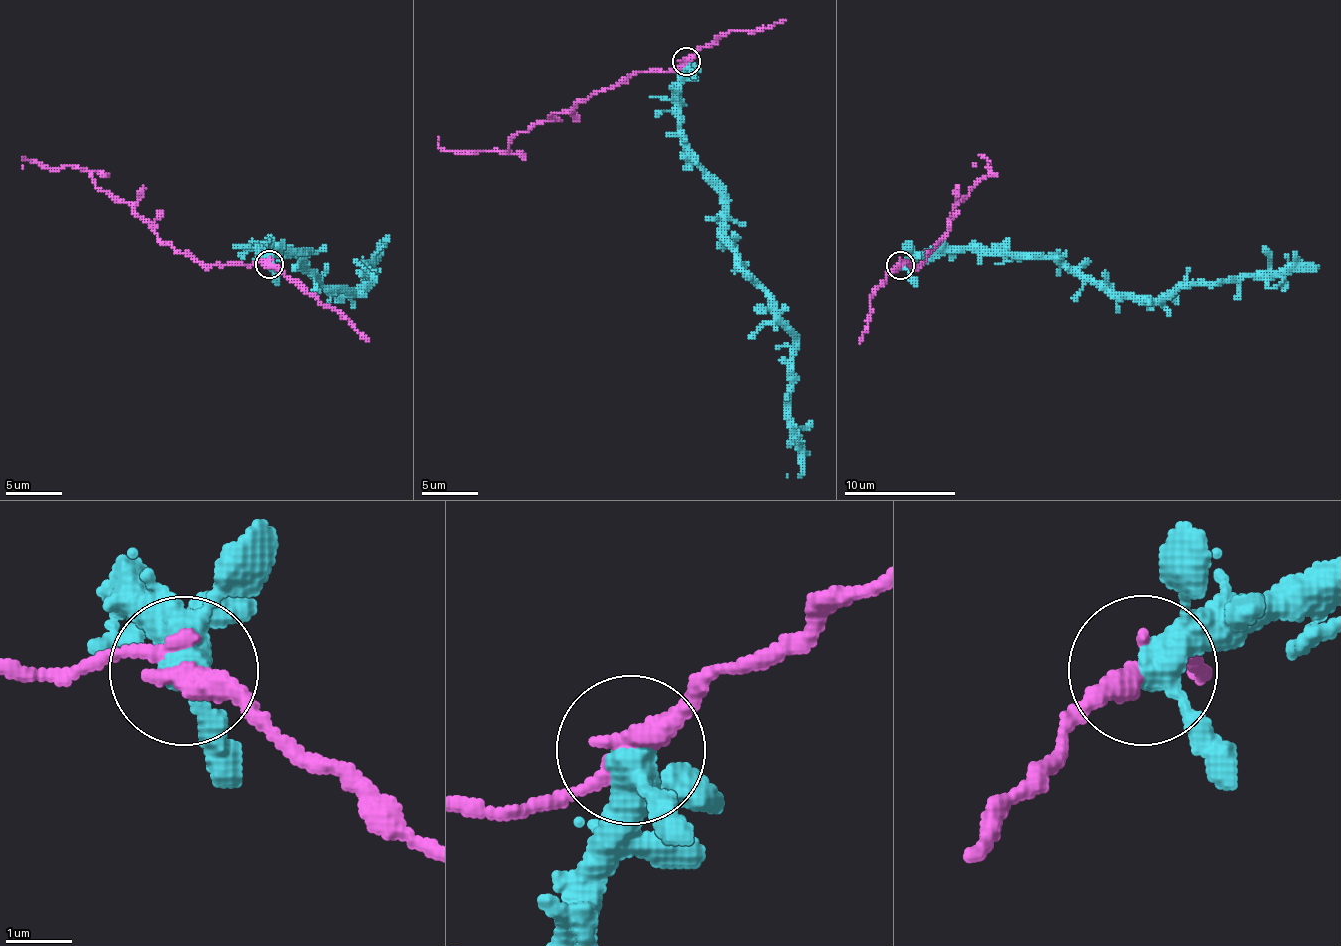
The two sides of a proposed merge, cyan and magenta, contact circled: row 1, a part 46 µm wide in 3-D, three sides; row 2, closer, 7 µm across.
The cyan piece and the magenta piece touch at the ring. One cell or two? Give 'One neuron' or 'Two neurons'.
Two neurons

